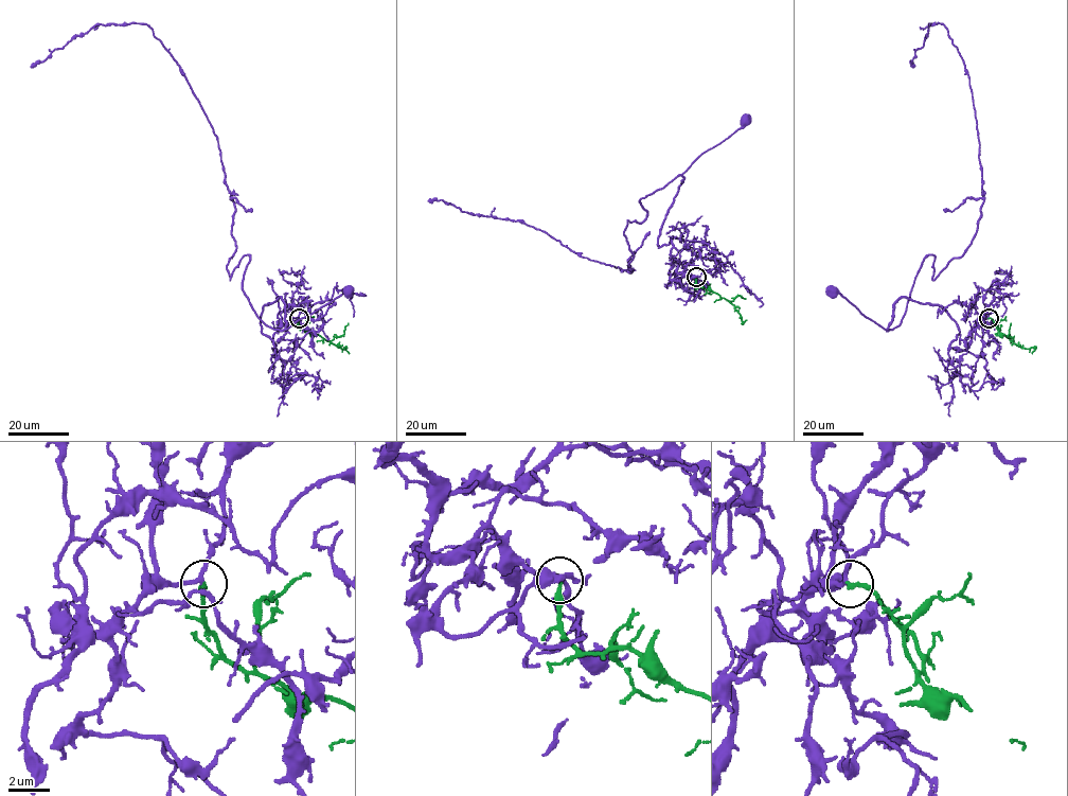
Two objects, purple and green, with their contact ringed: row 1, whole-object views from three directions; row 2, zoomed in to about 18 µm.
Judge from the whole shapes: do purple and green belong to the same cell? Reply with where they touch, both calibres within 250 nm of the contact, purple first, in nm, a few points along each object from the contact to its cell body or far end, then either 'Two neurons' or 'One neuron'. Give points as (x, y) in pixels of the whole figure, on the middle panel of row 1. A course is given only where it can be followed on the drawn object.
Place: (696, 277). Thickness 160 nm (purple) against 240 nm. Course of purple: (695, 277), (677, 272), (672, 239), (659, 247), (659, 229), (682, 173), (747, 121). Course of green: (695, 277), (699, 287), (707, 286), (734, 305), (743, 322), (746, 319). One neuron

